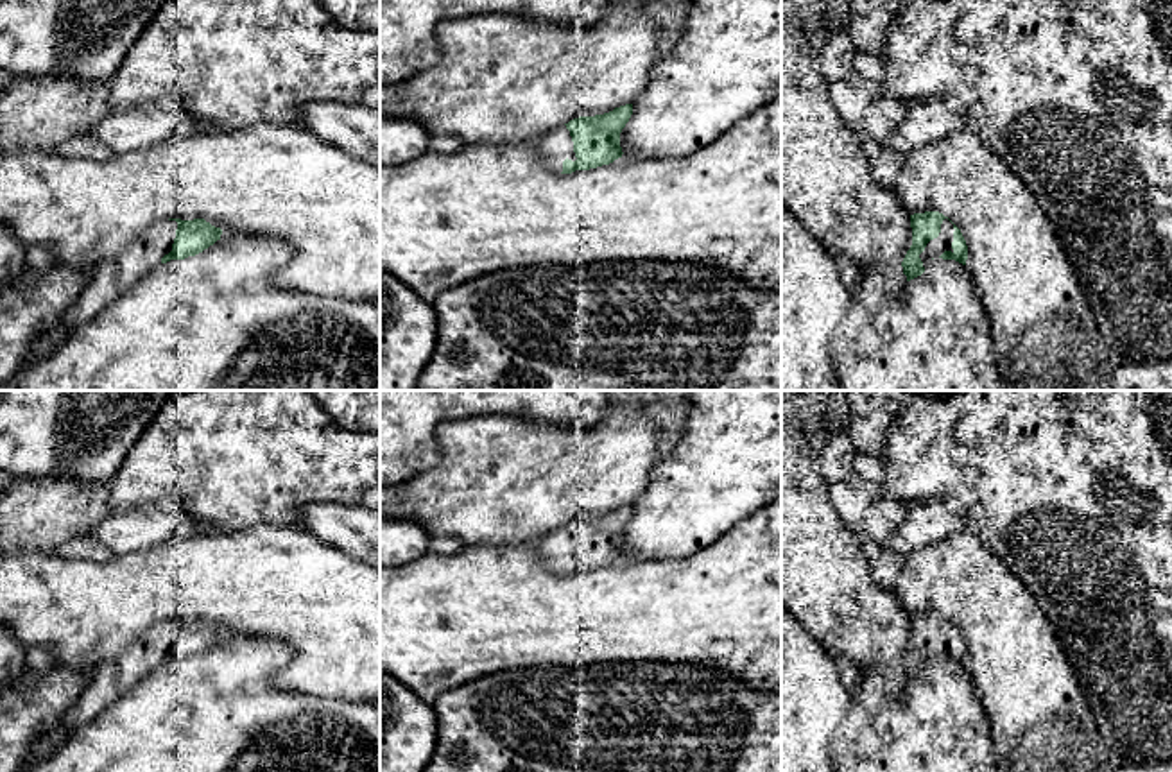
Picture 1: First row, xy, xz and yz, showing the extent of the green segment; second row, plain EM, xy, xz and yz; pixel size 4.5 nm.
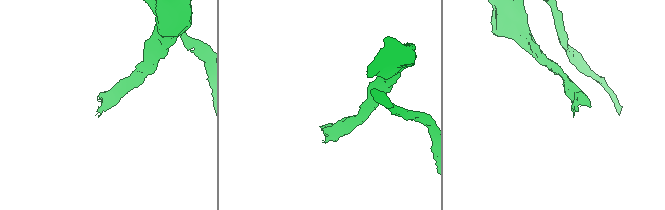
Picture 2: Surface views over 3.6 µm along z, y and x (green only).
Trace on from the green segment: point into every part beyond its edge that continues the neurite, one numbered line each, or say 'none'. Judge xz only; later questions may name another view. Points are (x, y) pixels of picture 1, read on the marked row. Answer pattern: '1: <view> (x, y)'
1: xz (552, 147)

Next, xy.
1: xy (110, 280)

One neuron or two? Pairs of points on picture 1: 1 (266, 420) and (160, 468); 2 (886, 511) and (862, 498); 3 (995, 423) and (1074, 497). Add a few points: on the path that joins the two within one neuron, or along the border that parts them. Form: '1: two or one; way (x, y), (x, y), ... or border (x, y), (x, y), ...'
1: one; way (239, 446), (187, 455)
2: two; border (887, 493), (868, 509), (861, 532)
3: one; way (1015, 443), (1054, 477)

